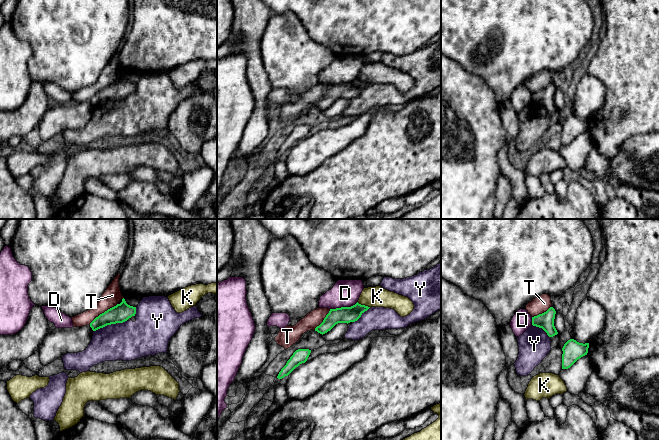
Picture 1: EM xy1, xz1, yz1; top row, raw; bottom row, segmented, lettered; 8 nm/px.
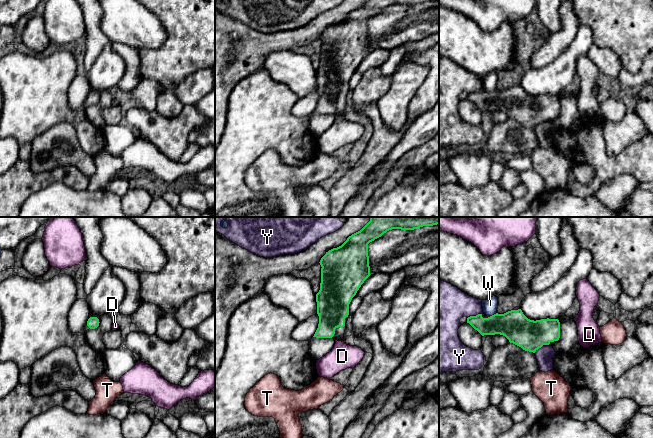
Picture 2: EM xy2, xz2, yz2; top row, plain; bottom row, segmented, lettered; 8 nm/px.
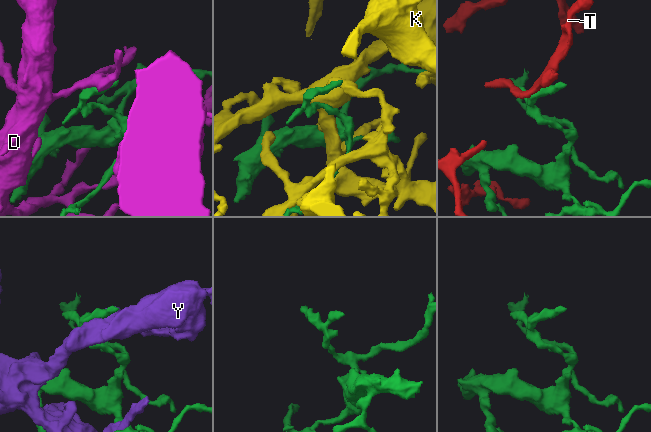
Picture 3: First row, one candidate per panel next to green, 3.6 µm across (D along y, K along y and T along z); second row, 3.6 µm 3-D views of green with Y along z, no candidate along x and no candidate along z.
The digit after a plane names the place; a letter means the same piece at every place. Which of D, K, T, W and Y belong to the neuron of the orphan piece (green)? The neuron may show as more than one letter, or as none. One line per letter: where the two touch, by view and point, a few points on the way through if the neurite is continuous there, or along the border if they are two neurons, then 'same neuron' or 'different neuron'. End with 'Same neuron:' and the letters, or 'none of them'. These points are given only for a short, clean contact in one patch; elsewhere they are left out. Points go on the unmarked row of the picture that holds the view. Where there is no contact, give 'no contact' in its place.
D: contact xz1 (343, 83); different neuron
K: contact xz1 (364, 81); different neuron
T: contact xy1 (104, 88); border xy1 (117, 79), (100, 89), (89, 100); different neuron
W: contact yz2 (494, 90); border yz2 (496, 88), (490, 92); different neuron
Y: contact xy1 (110, 100); different neuron
Same neuron: none of them

